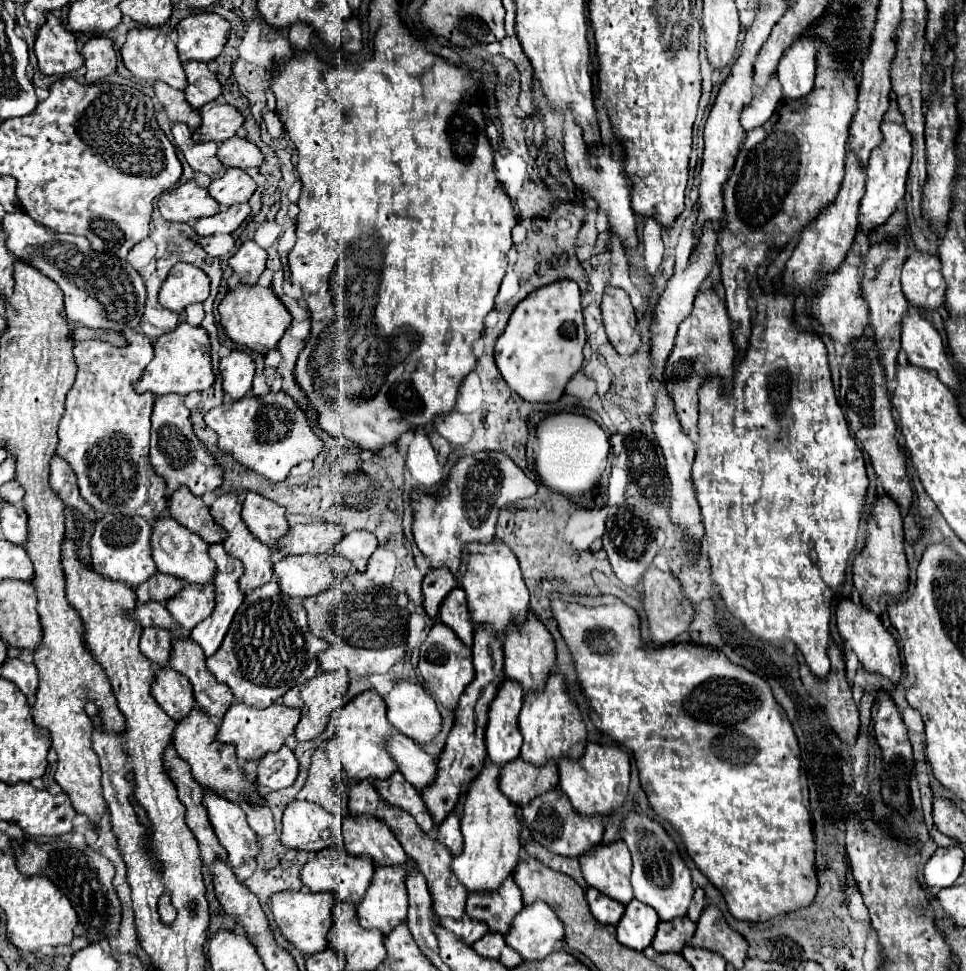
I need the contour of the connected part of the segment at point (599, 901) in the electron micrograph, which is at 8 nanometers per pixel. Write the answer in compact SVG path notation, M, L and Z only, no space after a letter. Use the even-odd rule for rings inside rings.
M588 888L586 890L586 898L590 904L590 910L594 914L594 918L602 924L618 924L622 914L624 914L624 906L608 896L604 896L602 892L598 892L596 888Z

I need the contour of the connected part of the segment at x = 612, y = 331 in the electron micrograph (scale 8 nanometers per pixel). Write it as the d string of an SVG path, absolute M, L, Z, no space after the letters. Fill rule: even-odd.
M606 286L600 310L606 334L616 352L620 356L632 356L640 346L640 330L628 292L622 288Z

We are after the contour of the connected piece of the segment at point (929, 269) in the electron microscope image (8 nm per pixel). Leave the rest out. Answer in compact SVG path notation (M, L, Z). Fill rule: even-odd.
M912 250L902 268L902 290L914 308L940 310L946 300L946 282L936 256Z

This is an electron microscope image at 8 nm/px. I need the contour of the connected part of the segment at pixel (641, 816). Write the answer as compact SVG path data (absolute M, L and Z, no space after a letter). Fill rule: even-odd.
M630 810L624 816L620 836L626 842L634 862L632 870L634 898L652 906L658 912L660 920L674 920L678 916L686 916L688 904L694 894L694 886L688 866L682 860L676 842L666 834L664 826L640 810Z

